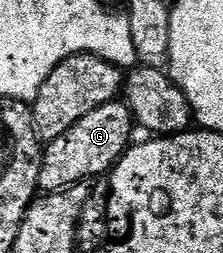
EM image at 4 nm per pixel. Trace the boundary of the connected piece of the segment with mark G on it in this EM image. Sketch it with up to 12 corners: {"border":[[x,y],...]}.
{"border":[[120,99],[44,145],[38,189],[112,172],[134,143]]}

